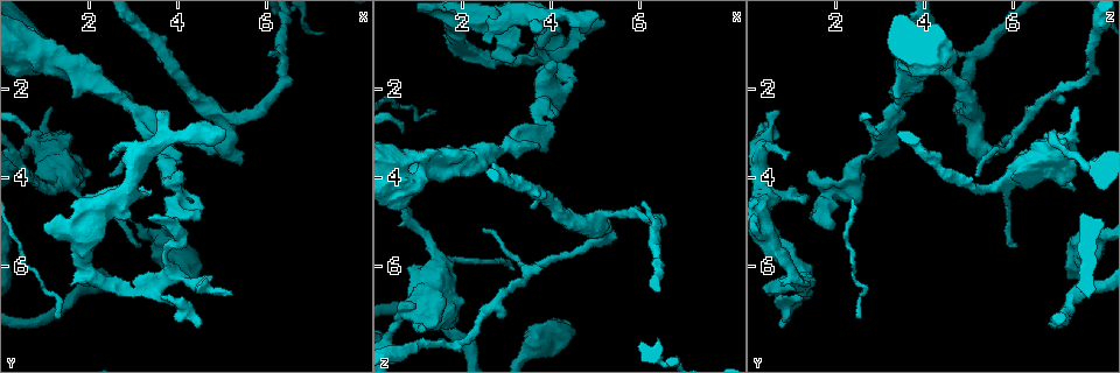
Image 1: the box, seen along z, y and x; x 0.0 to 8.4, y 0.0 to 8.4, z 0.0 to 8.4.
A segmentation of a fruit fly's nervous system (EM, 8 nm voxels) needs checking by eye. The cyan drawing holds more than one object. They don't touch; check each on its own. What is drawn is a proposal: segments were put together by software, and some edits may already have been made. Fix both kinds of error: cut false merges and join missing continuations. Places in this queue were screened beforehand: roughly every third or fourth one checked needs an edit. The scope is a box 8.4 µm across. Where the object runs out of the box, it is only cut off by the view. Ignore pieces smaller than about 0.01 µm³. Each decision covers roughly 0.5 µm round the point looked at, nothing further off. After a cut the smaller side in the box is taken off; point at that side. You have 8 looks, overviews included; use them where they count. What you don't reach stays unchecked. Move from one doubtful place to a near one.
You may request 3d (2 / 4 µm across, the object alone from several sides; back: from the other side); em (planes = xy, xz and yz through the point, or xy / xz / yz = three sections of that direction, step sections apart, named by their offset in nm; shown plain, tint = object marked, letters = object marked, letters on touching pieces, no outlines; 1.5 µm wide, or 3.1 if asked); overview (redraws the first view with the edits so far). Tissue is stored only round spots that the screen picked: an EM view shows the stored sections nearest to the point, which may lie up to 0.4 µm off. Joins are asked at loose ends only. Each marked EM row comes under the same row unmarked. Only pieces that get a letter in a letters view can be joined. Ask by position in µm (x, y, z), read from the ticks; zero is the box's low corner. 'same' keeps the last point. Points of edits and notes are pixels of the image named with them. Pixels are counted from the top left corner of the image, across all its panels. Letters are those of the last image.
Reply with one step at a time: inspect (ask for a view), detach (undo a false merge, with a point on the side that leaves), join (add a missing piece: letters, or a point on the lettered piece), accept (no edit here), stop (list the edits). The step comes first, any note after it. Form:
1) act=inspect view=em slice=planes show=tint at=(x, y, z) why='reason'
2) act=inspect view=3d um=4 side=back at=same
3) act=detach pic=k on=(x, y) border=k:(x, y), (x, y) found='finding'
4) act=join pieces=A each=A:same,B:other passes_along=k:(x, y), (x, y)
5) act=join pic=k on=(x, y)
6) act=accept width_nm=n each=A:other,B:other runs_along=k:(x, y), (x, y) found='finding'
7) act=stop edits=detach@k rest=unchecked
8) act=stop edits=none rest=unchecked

act=inspect view=3d um=2 at=(2.60, 3.45, 1.00) why='branch stops here'

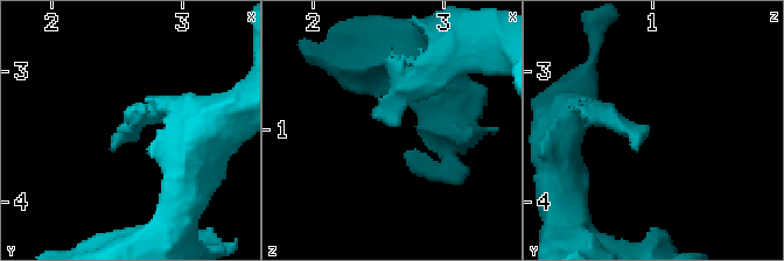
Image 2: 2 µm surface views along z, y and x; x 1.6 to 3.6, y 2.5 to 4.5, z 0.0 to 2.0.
act=inspect view=em slice=planes show=tint at=(2.64, 3.42, 0.98)

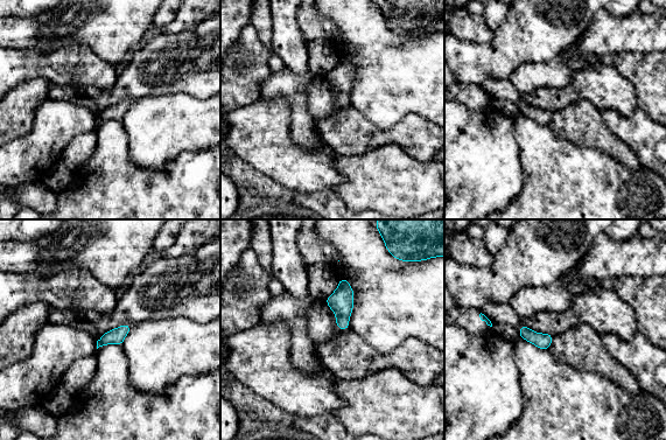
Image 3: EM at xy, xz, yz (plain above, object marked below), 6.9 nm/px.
act=inspect view=em slice=planes show=letters at=same

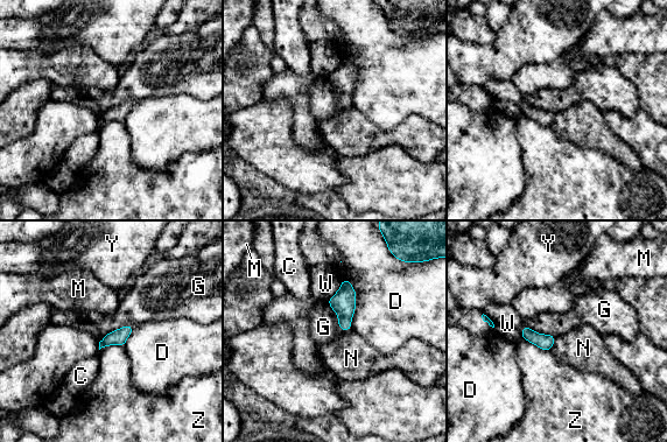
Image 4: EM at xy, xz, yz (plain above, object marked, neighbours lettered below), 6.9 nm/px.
act=accept each=C:other,D:other,G:other,M:other,N:other,W:other,Y:other,Z:other border=4:(556, 337), (549, 350) found='none of them fits'

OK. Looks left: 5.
act=inspect view=em slice=planes show=letters at=(3.85, 5.20, 1.90) why='an open end'

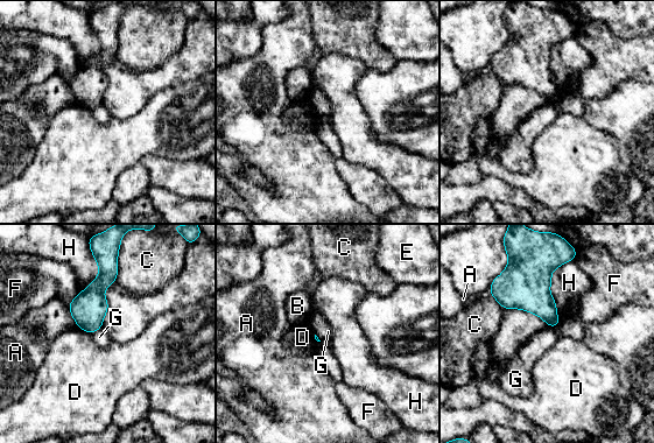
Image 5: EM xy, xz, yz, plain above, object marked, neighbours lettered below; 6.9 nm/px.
act=accept each=A:other,B:other,C:other,D:other,E:other,F:other,G:other,H:other border=5:(100, 328), (91, 333) found='no lettered piece goes on from it'

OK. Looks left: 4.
act=inspect view=em slice=yz step=8 show=letters at=(4.00, 3.55, 3.15) why='an open end'

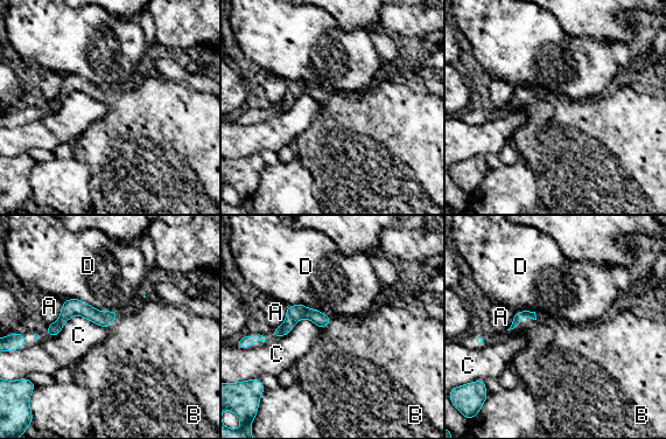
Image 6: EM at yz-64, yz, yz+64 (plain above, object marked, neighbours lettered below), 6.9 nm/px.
act=join pieces=B width_nm=100 each=A:other,B:same,C:other,D:other passes_along=6:(517, 320), (521, 320), (548, 345) found='the neuron continues'

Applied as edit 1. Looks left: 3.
act=stop edits=join@6 rest=unchecked

